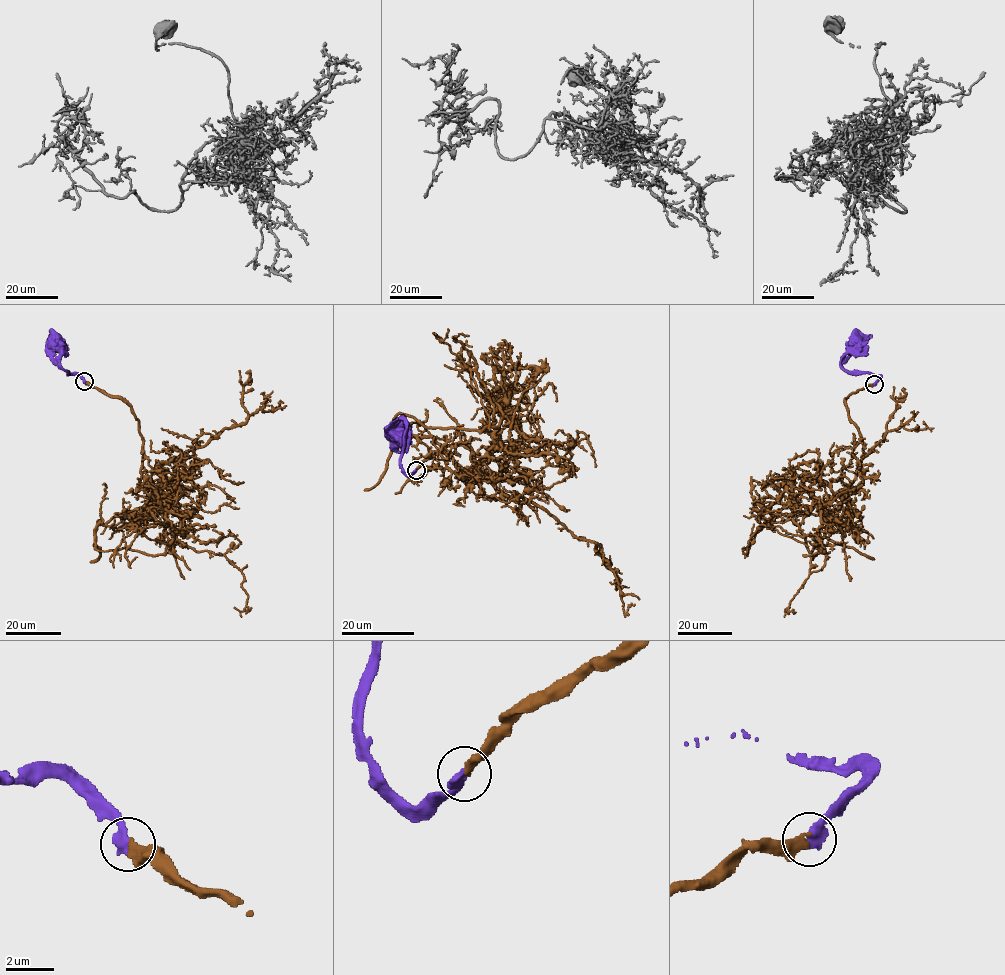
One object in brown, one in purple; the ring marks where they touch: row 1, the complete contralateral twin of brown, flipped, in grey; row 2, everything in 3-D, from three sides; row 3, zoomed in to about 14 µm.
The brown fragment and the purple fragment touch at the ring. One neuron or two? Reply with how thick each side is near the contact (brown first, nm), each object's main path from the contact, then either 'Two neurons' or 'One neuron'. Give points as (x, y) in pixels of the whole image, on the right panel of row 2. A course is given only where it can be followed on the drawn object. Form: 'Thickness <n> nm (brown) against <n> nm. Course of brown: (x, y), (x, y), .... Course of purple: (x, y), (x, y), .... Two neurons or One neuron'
Thickness 420 nm (brown) against 440 nm. Course of brown: (874, 384), (843, 402), (863, 444), (847, 492), (862, 480), (861, 460), (888, 431), (931, 428), (922, 423). Course of purple: (874, 384), (880, 376), (845, 371), (841, 366), (841, 357), (855, 343). One neuron

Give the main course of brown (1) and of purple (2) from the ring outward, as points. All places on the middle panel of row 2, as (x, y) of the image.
1: (416, 470), (465, 445), (475, 466), (467, 483), (459, 470), (478, 471), (597, 543), (623, 612), (635, 604)
2: (416, 470), (406, 474), (400, 463), (406, 425), (404, 416), (408, 432), (400, 432)

